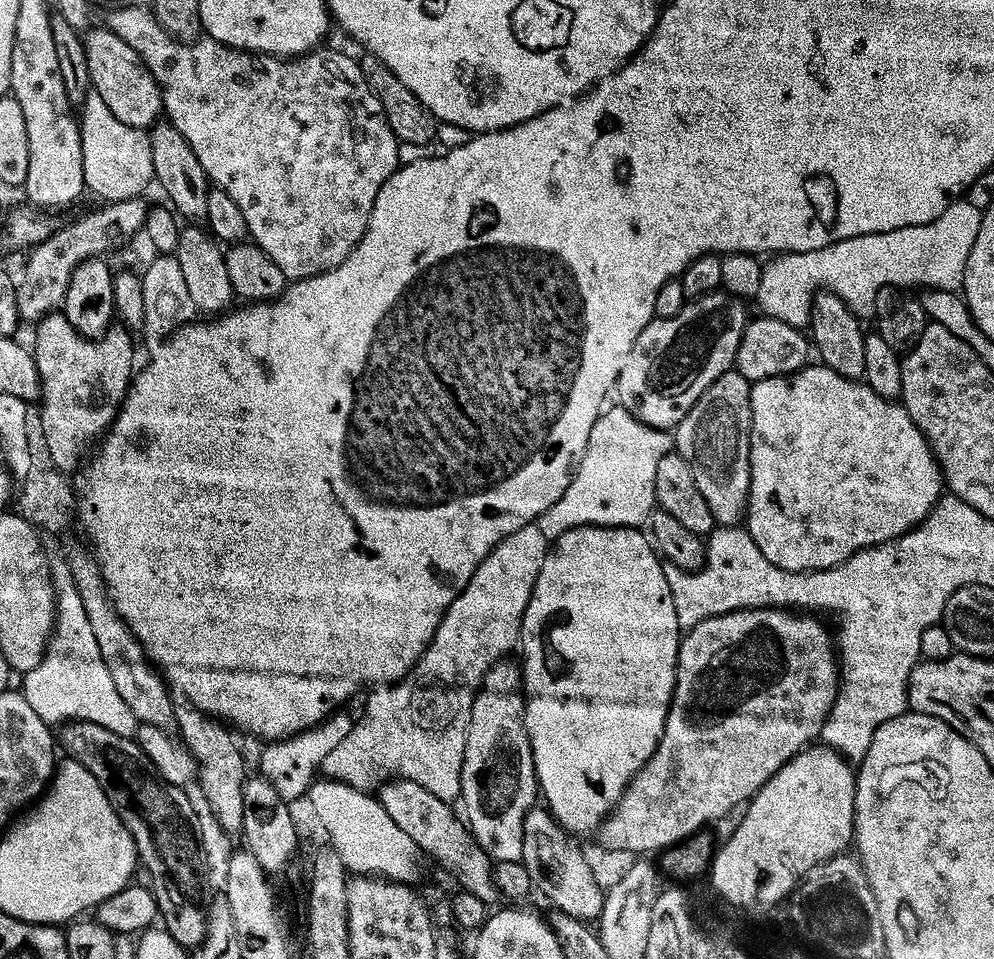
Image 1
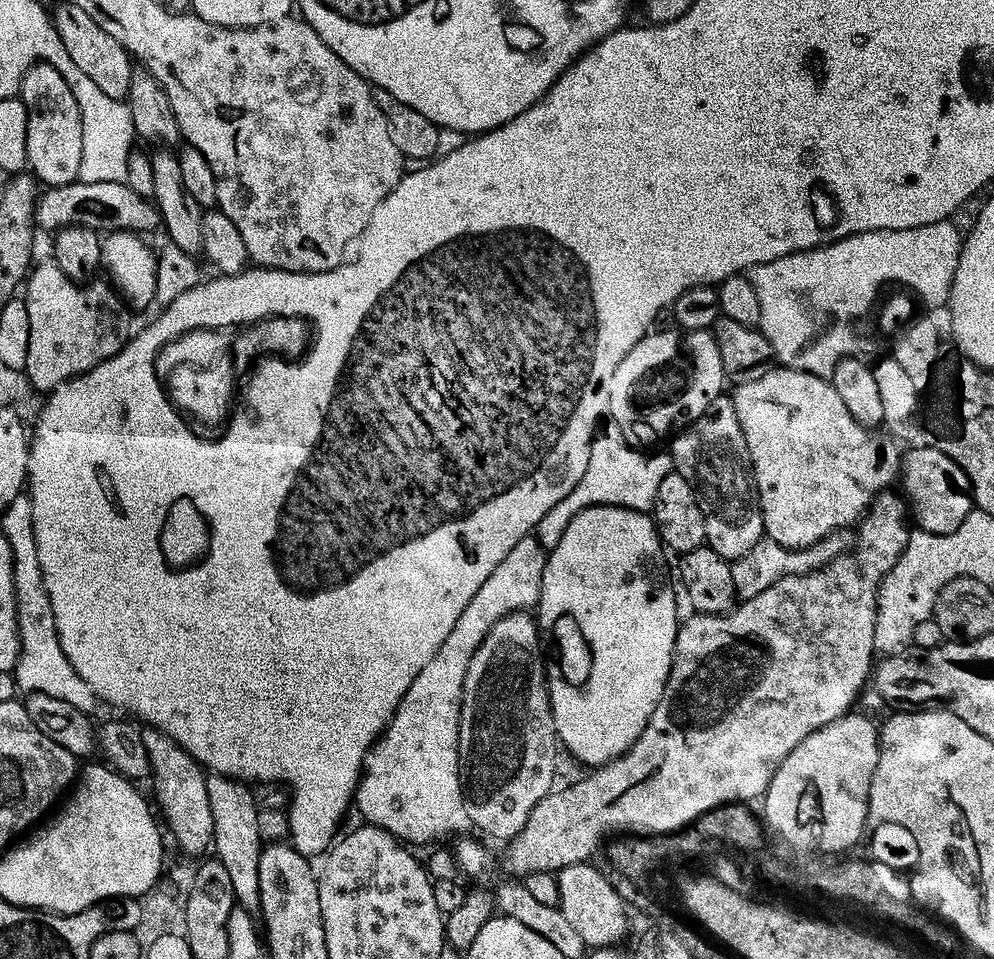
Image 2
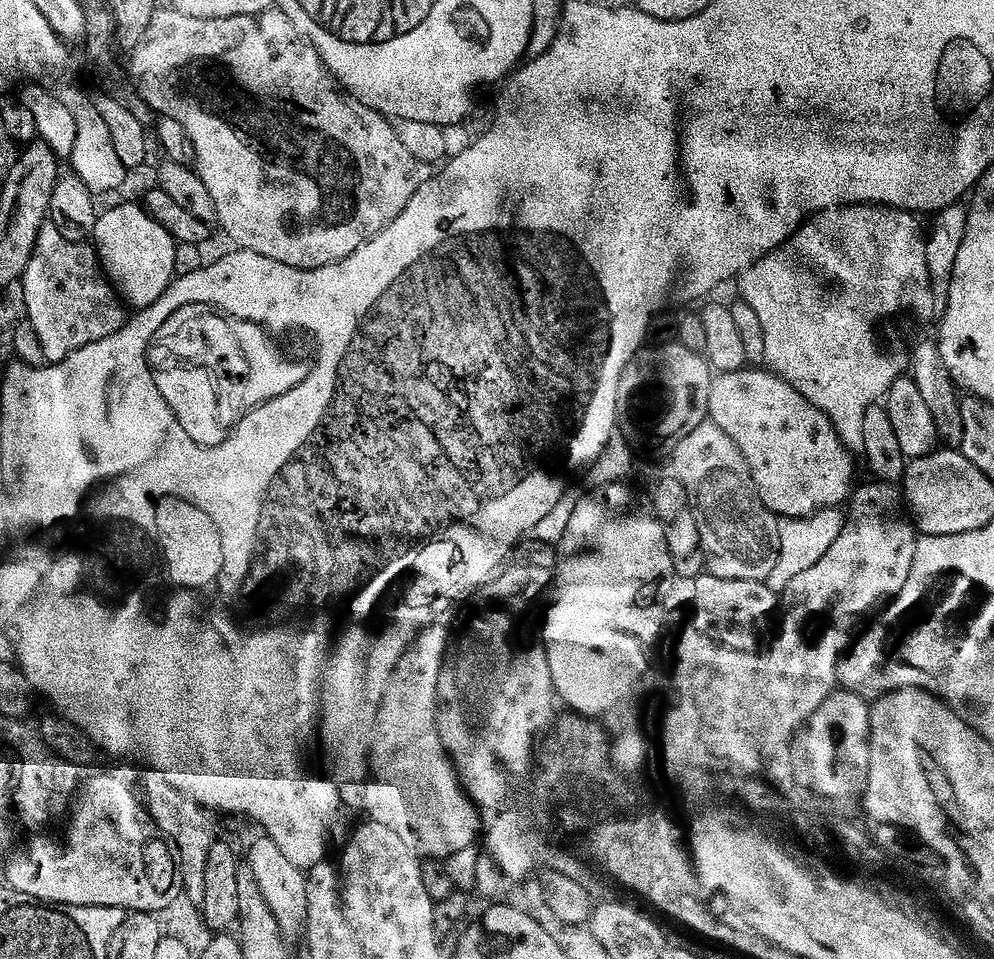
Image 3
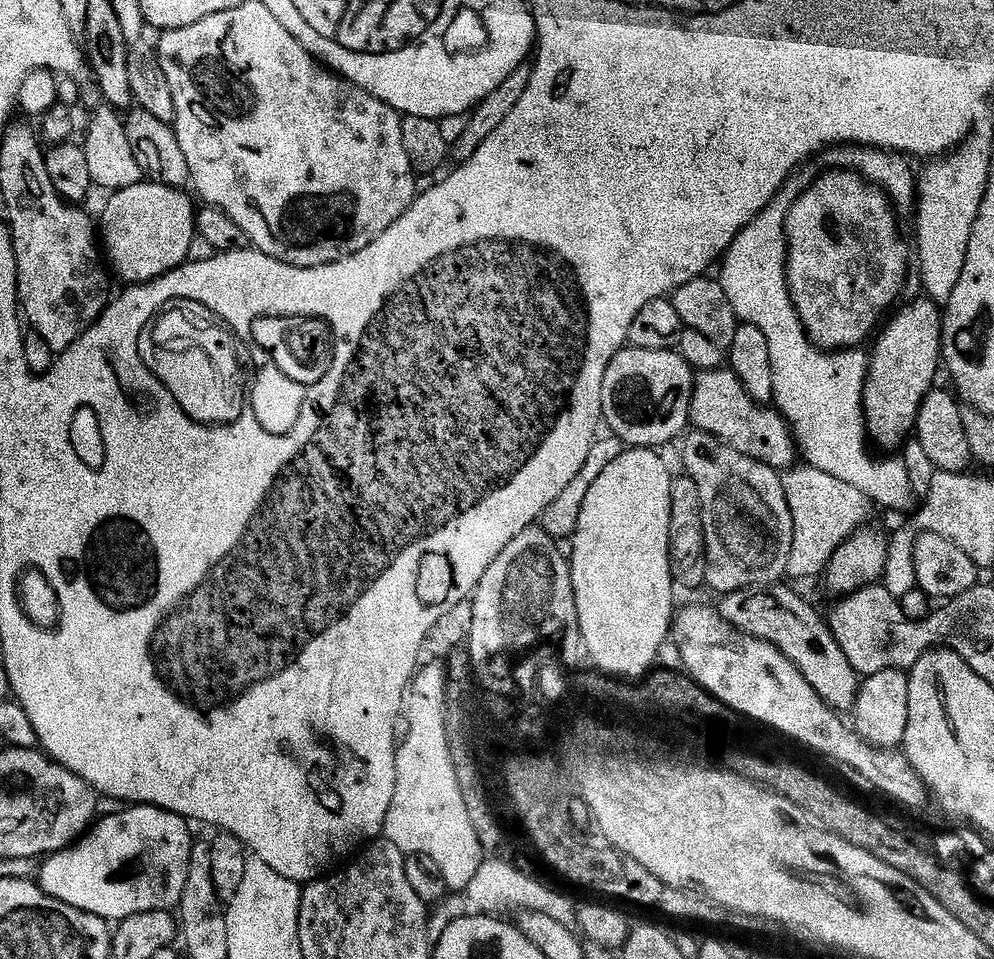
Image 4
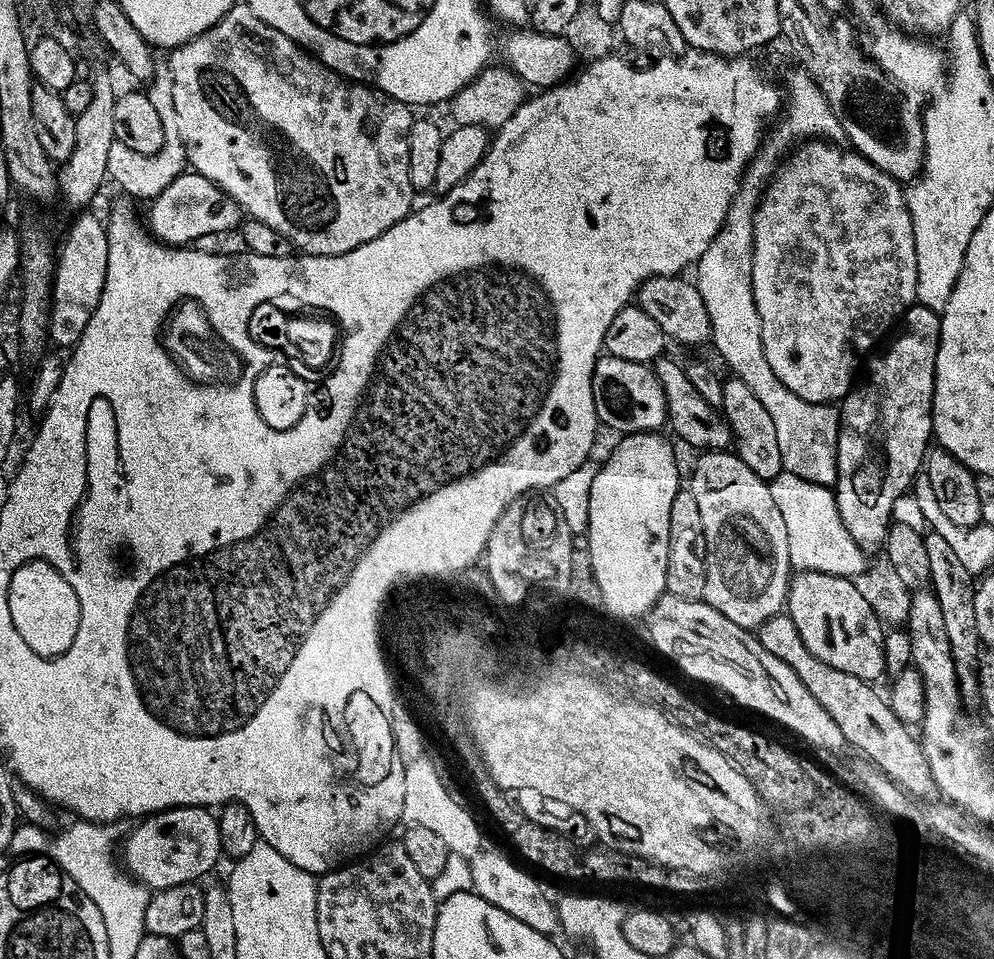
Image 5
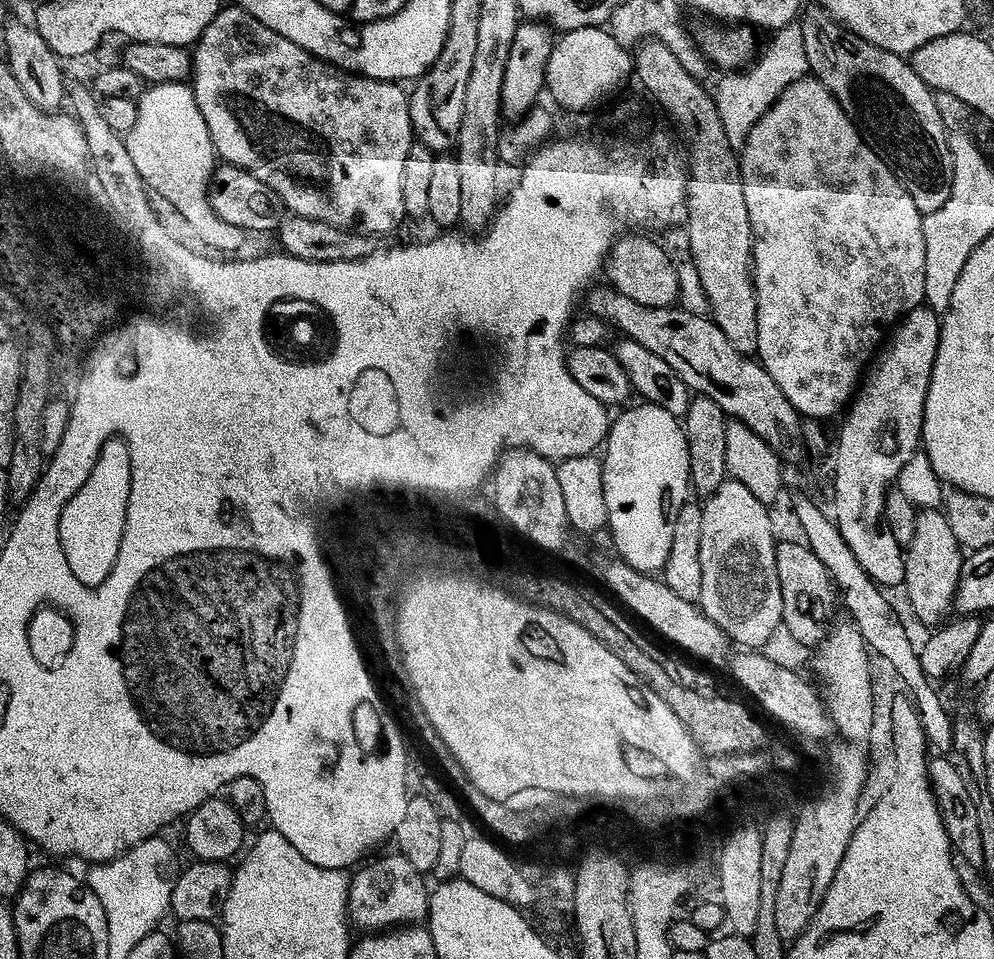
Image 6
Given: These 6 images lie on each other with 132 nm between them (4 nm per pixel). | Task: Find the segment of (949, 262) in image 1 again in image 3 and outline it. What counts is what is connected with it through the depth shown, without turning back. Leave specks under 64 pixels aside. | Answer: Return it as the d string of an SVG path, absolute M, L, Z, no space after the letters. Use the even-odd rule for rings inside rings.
M846 204L843 208L827 208L817 212L811 217L812 224L812 252L784 252L777 250L768 252L758 262L754 262L745 272L740 273L738 283L740 283L739 299L754 314L758 314L758 326L762 326L762 343L766 346L764 351L764 364L771 371L775 372L790 386L806 398L822 414L828 416L828 421L832 423L832 429L838 434L838 438L843 442L845 448L853 454L860 454L863 450L862 442L862 414L872 404L877 403L887 393L887 390L899 376L905 375L909 371L908 352L898 354L892 352L892 356L884 356L872 348L872 320L879 316L884 316L888 312L896 312L896 308L916 308L916 312L934 312L932 307L932 287L930 286L930 274L926 270L926 246L924 245L925 233L915 215L911 212L904 212L901 208L885 208L883 204Z

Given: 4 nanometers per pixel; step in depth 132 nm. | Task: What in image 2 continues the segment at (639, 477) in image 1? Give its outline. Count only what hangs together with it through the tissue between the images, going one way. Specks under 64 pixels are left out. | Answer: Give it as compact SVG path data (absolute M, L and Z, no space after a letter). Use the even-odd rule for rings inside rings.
M615 426L606 428L597 435L590 446L590 462L586 462L586 474L582 474L578 486L574 486L574 490L570 490L570 494L566 494L566 498L562 498L558 506L550 506L550 510L542 514L542 522L536 524L534 535L544 549L551 550L558 546L566 526L570 526L573 518L590 506L609 504L619 508L651 509L662 479L674 470L669 453L652 452L646 455L629 444L619 428Z

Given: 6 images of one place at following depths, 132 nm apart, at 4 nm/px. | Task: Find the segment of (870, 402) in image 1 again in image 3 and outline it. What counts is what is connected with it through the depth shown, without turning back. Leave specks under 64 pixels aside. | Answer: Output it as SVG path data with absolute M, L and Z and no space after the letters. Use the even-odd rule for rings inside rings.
M745 366L733 372L716 372L710 382L707 419L712 420L718 430L729 435L738 450L742 450L742 458L746 458L746 466L762 502L777 517L808 516L820 508L843 505L849 499L854 487L853 453L838 438L828 416L806 402L806 398L802 398L802 394L798 394L790 382L775 372L760 366Z

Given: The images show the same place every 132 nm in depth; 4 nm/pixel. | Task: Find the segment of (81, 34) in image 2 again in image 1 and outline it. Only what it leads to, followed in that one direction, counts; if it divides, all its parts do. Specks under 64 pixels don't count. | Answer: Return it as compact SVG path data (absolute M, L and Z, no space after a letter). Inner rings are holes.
M107 26L89 27L82 39L91 91L96 92L102 102L106 102L110 114L114 114L118 122L126 122L126 126L135 128L151 129L161 119L164 100L160 97L160 85L147 66L140 61L140 55L130 46L126 46L126 42Z

